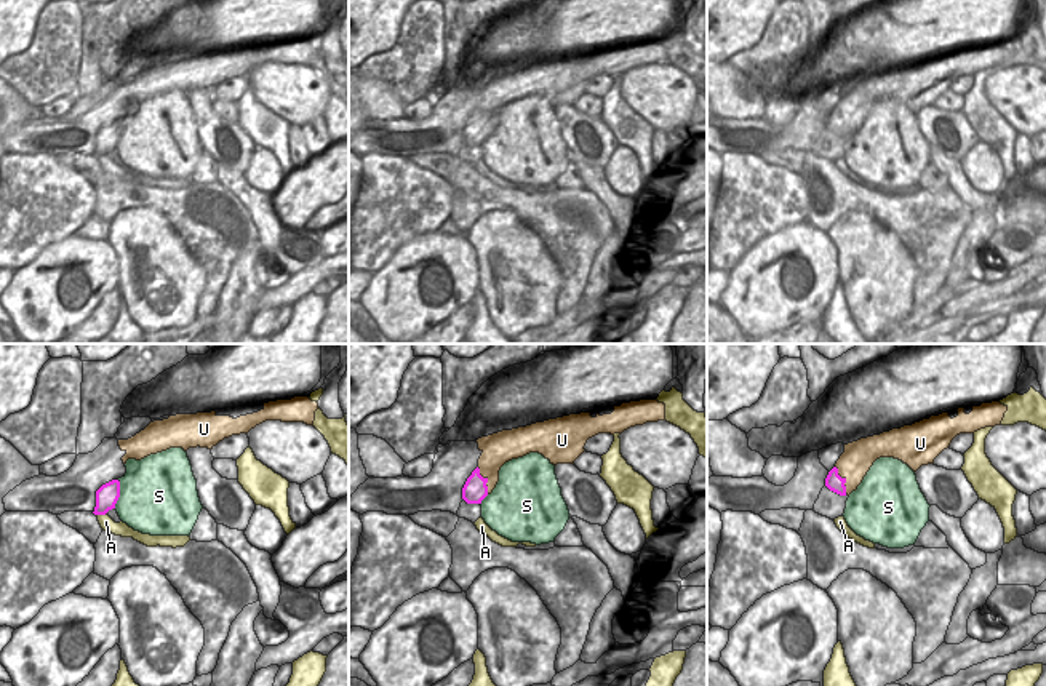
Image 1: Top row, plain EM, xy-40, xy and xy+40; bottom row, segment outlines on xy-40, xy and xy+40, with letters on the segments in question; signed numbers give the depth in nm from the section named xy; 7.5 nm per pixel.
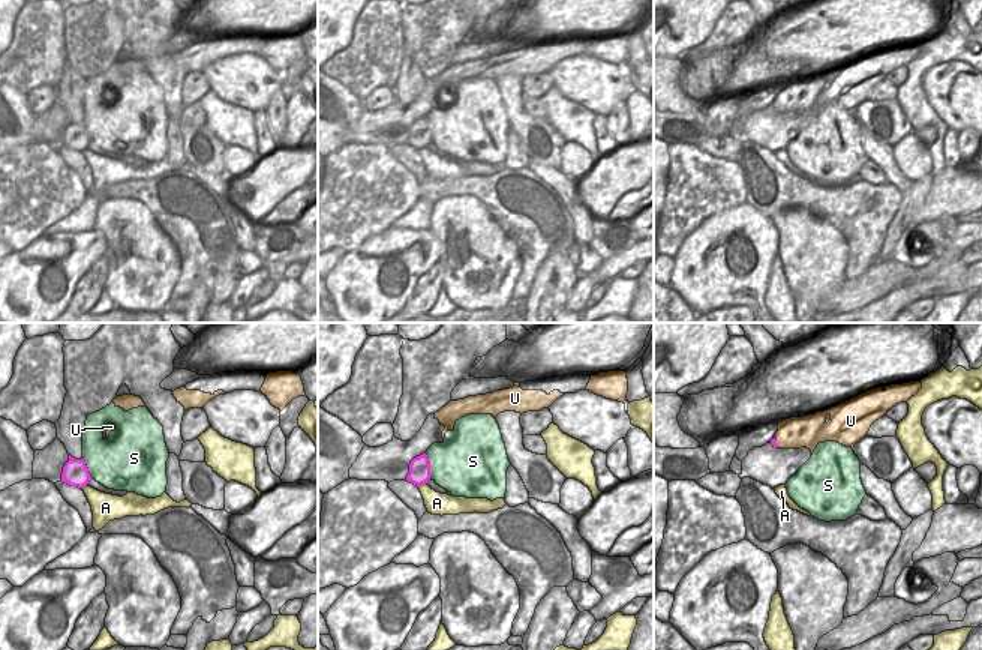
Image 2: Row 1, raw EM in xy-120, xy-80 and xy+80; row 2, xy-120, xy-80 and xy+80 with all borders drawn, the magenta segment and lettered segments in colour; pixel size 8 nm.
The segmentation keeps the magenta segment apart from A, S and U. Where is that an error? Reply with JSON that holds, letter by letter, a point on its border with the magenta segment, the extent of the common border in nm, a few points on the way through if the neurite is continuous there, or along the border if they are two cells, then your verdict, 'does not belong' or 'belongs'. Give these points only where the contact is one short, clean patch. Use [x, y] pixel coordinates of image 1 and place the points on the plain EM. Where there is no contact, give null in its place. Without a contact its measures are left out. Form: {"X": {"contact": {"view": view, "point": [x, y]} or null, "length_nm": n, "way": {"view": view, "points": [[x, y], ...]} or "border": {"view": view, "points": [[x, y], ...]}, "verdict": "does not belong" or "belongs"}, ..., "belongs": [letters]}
{"A": {"contact": {"view": "xy-40", "point": [101, 155]}, "length_nm": 90, "verdict": "does not belong"}, "S": {"contact": {"view": "xy-40", "point": [119, 136]}, "length_nm": 220, "verdict": "does not belong"}, "U": {"contact": {"view": "xy+40", "point": [845, 122]}, "length_nm": 240, "border": {"view": "xy+40", "points": [[835, 107], [845, 122], [846, 135]]}, "verdict": "does not belong"}, "belongs": []}

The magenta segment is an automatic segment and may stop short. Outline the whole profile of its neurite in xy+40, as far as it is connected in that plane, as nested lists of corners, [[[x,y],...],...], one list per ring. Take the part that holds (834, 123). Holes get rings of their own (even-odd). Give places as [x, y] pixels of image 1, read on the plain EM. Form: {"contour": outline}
{"contour": [[[833,109],[833,110],[828,114],[827,120],[825,120],[825,128],[827,128],[830,133],[833,133],[833,134],[836,134],[836,136],[840,136],[840,138],[846,138],[846,128],[844,128],[844,125],[846,125],[846,120],[841,120],[841,118],[838,117],[838,110],[836,110],[836,109]]]}

